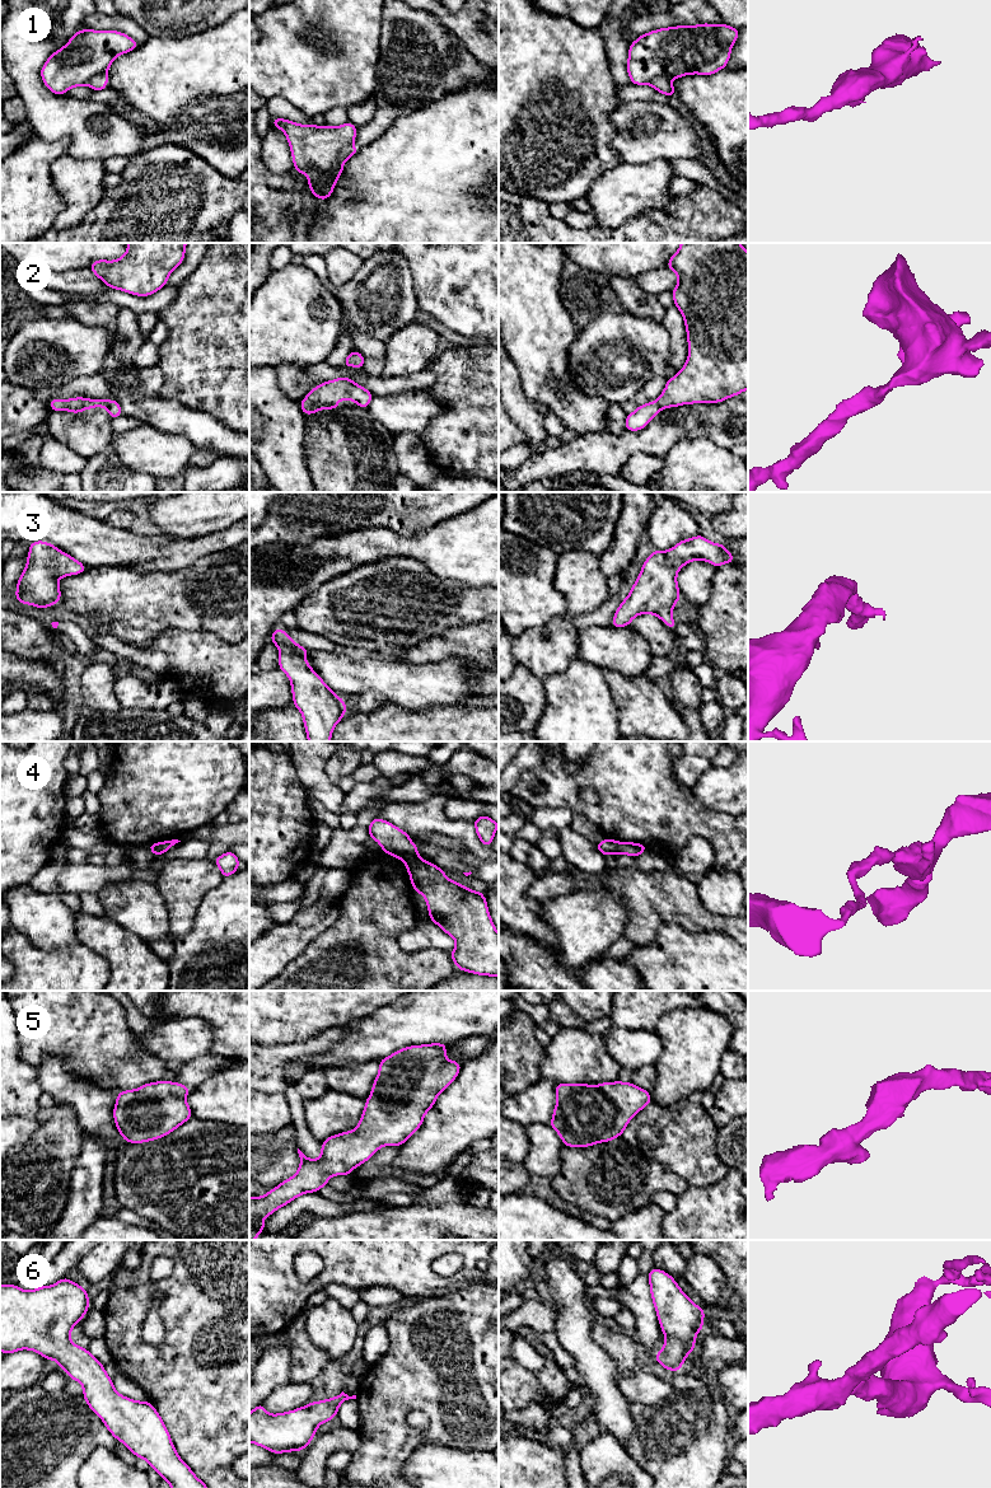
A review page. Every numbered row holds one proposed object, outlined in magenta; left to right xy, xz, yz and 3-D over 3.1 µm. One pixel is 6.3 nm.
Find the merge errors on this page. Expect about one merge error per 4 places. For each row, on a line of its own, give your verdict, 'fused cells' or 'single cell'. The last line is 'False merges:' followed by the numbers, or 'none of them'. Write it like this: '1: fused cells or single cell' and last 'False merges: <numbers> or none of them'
1: fused cells
2: single cell
3: single cell
4: fused cells
5: single cell
6: single cell
False merges: 1, 4

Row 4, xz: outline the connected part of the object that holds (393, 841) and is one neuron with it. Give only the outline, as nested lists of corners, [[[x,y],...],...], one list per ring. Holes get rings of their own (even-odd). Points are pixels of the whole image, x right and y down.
[[[375,816],[368,825],[368,830],[368,836],[380,844],[384,853],[405,862],[419,857],[417,846],[411,837],[392,823]]]

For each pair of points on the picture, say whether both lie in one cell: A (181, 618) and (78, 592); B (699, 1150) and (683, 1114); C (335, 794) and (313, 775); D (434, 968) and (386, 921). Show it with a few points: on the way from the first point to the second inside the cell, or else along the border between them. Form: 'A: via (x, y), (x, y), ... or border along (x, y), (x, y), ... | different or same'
A: via (155, 603), (134, 603), (121, 594), (103, 592) | same
B: via (690, 1141), (683, 1135), (683, 1123) | same
C: via (330, 791), (318, 780) | same
D: via (416, 968), (410, 968), (386, 944), (386, 939) | same

